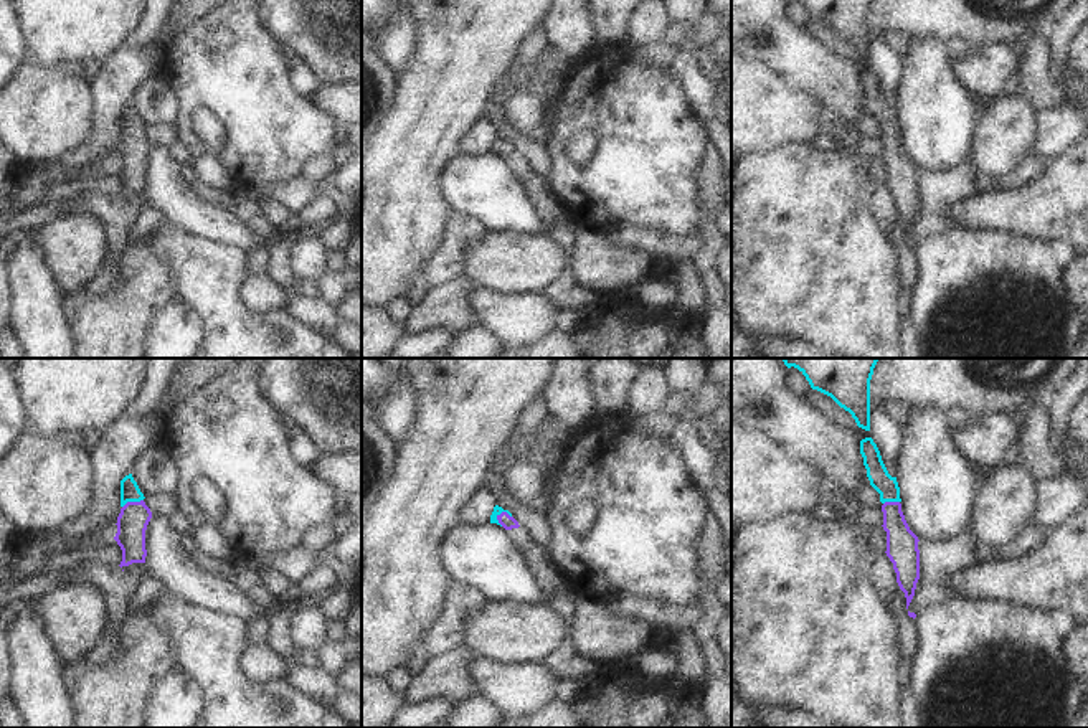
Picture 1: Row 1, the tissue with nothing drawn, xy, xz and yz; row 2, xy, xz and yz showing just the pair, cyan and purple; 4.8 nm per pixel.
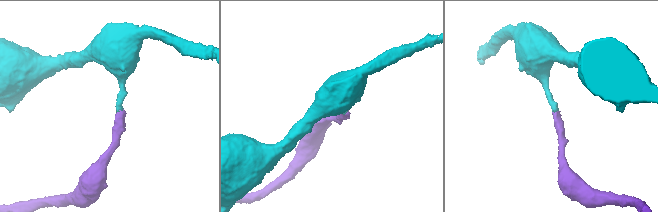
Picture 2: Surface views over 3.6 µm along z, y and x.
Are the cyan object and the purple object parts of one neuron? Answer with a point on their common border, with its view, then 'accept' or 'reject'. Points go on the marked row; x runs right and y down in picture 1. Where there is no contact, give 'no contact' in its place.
xz (502, 510) | accept

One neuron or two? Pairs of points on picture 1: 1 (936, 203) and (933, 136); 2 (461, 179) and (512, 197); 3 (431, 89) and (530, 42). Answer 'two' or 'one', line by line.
1: two
2: one
3: two

